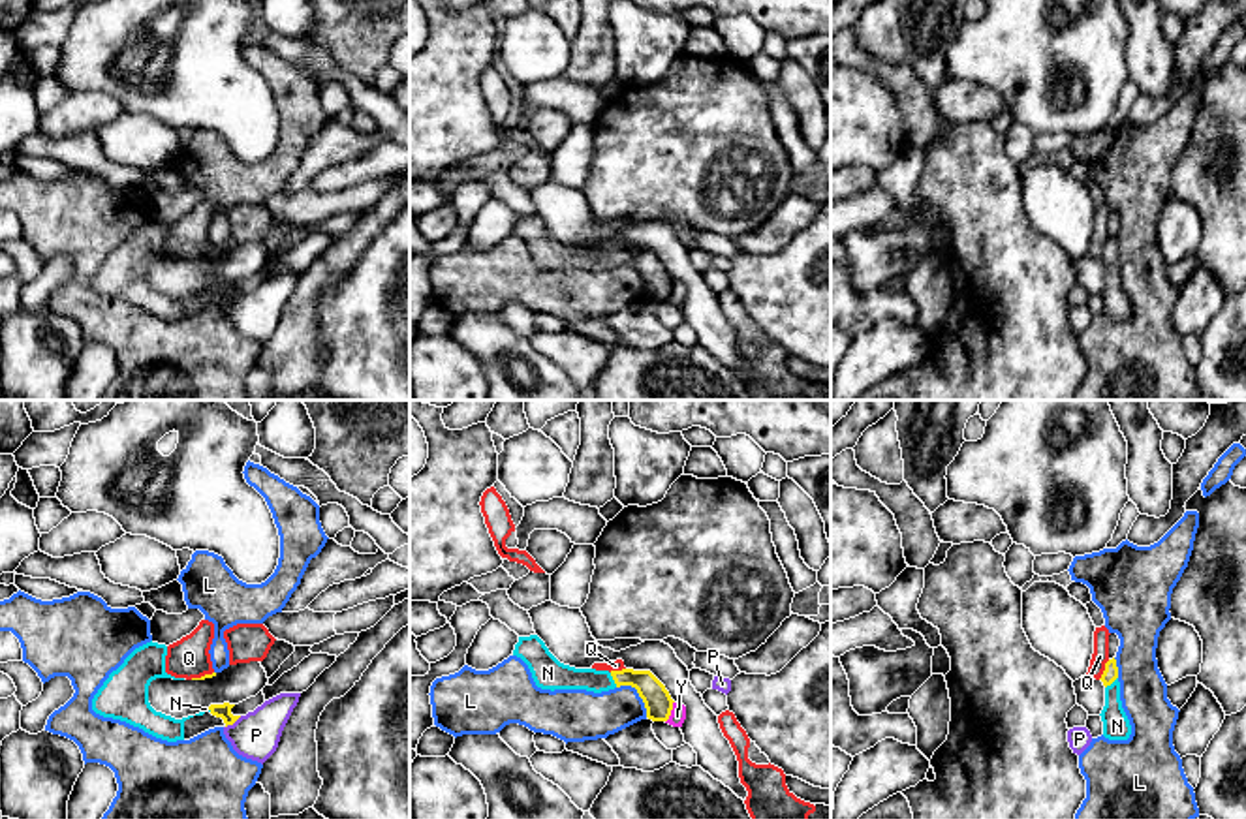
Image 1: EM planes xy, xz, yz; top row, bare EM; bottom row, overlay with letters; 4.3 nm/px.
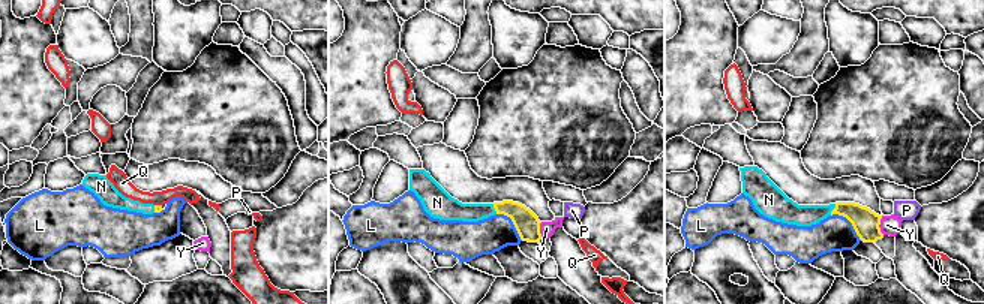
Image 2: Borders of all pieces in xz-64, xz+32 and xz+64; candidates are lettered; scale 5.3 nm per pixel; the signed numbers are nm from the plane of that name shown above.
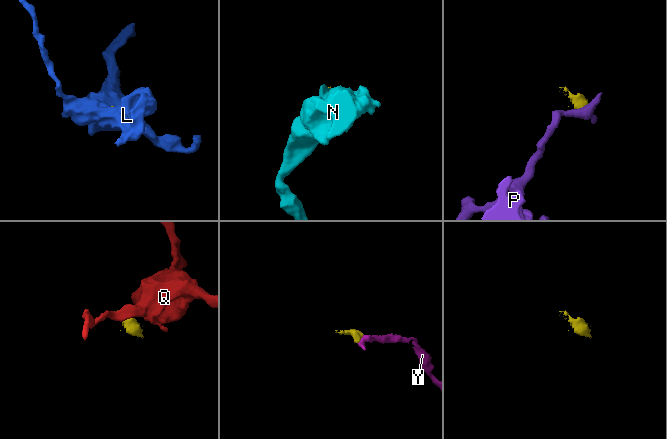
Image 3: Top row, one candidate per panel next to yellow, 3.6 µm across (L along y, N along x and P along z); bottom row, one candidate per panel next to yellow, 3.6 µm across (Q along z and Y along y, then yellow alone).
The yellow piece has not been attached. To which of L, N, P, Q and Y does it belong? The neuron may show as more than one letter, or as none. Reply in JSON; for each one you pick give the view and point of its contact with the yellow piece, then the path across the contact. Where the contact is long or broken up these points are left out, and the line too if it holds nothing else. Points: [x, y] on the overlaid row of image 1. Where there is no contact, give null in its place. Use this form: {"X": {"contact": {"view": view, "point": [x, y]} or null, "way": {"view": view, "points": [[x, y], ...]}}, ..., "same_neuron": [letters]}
{"N": {"contact": {"view": "xz", "point": [613, 679]}, "way": {"view": "xz", "points": [[658, 703], [636, 679], [613, 679], [568, 679], [555, 675]]}}, "same_neuron": ["N"]}

